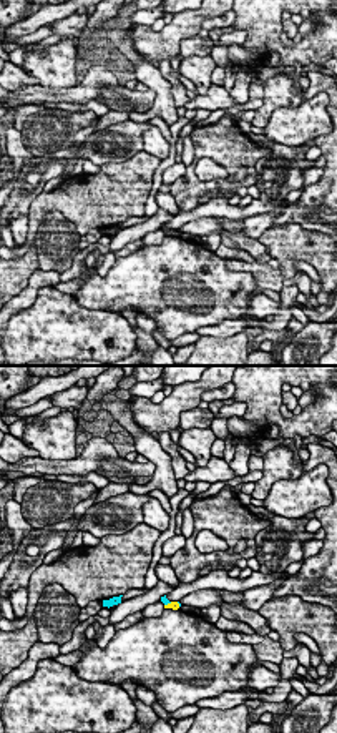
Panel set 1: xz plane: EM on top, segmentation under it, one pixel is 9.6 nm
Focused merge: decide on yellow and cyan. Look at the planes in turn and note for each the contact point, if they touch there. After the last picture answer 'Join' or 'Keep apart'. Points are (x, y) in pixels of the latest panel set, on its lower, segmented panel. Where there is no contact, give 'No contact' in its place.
Touches yellow at (168, 604)

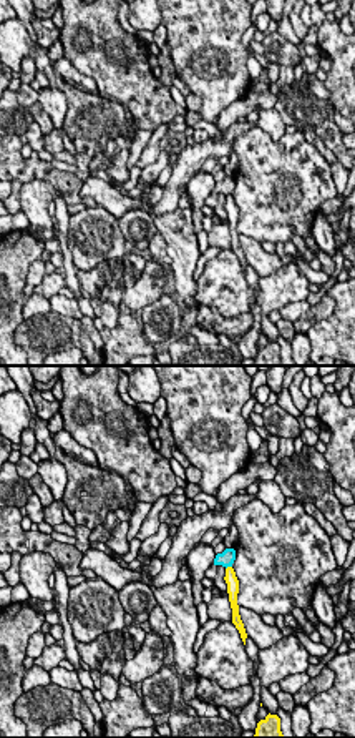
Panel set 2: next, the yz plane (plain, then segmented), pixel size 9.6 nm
Touches yellow at (228, 567)

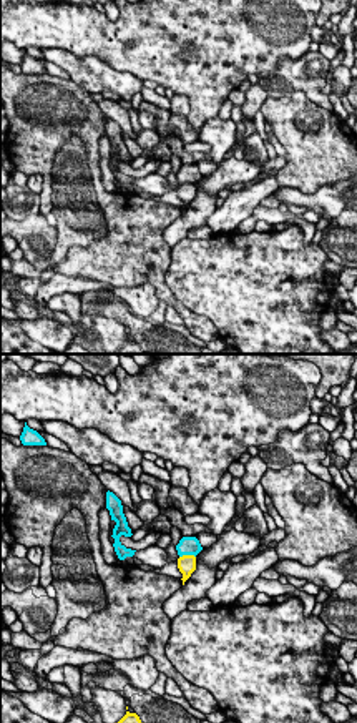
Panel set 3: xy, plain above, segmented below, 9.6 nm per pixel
Touches yellow at (186, 555)

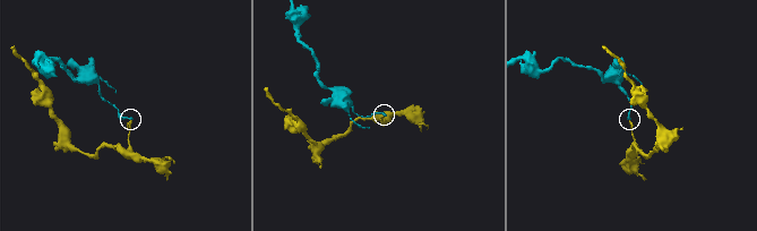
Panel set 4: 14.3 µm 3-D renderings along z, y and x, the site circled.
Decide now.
Keep apart

